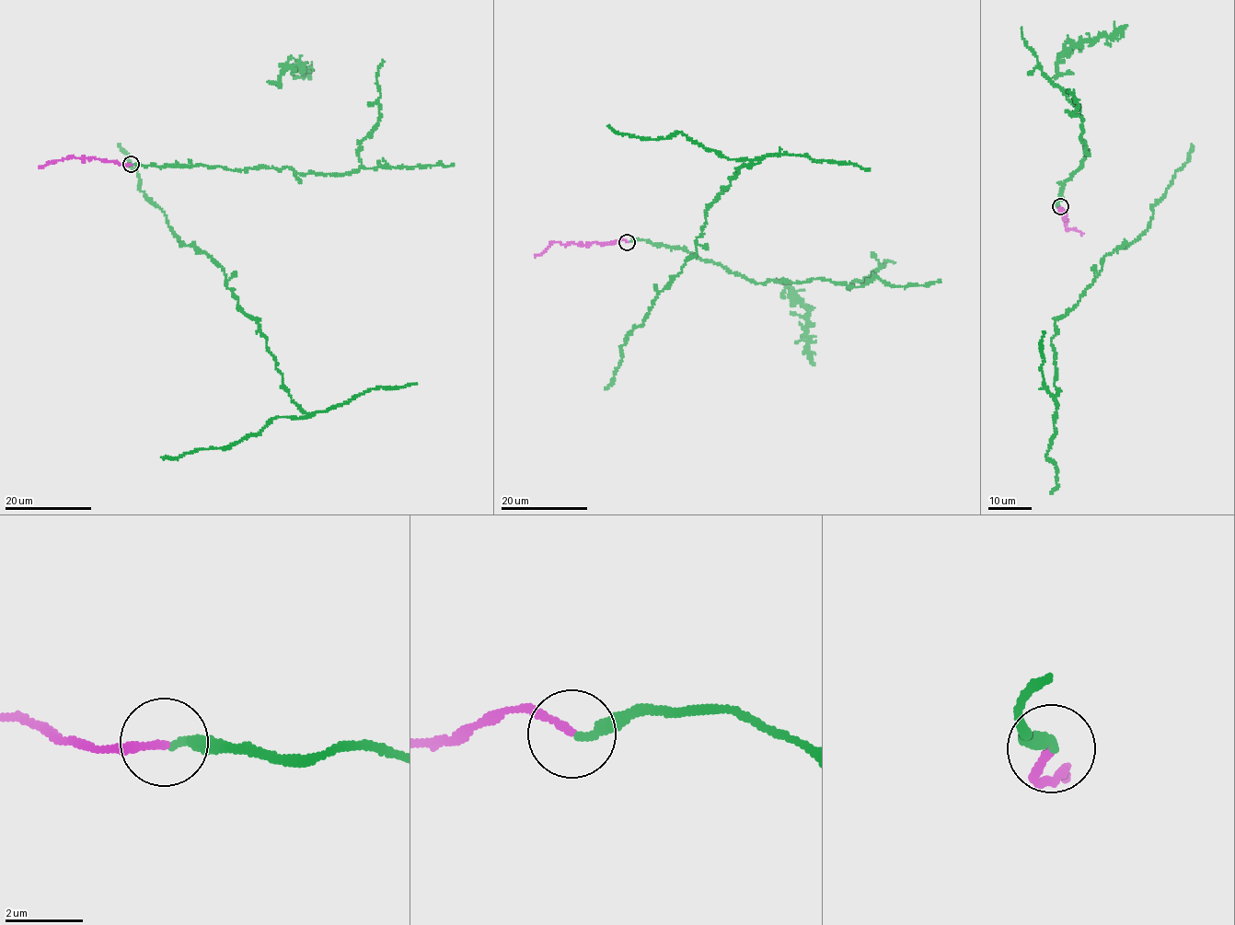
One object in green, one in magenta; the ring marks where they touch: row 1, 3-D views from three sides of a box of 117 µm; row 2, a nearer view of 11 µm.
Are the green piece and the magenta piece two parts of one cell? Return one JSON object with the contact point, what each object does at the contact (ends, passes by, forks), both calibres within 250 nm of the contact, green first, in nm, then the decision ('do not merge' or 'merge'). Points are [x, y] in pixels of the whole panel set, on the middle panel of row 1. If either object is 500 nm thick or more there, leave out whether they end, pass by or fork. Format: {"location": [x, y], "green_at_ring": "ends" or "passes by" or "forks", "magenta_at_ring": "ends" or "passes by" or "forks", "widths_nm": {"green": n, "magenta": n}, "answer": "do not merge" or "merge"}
{"location": [627, 242], "green_at_ring": "ends", "magenta_at_ring": "ends", "widths_nm": {"green": 280, "magenta": 190}, "answer": "merge"}

